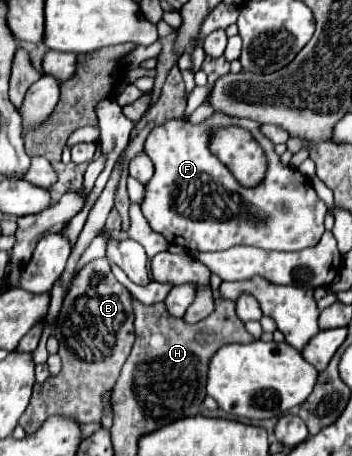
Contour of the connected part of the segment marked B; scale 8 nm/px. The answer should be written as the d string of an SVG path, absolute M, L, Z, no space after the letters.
M95 259L87 267L83 267L77 275L77 279L73 281L71 291L67 293L67 297L63 301L63 307L61 307L61 313L57 319L57 327L53 333L59 341L59 357L63 361L61 373L55 377L49 377L45 383L35 383L31 403L19 419L19 425L25 429L27 435L37 431L37 427L41 427L41 423L49 415L73 415L81 423L99 423L101 421L103 409L105 409L101 395L113 389L113 385L121 373L121 367L127 361L131 347L135 343L133 321L135 321L135 317L133 317L131 293L115 279L115 275L111 273L109 261Z

